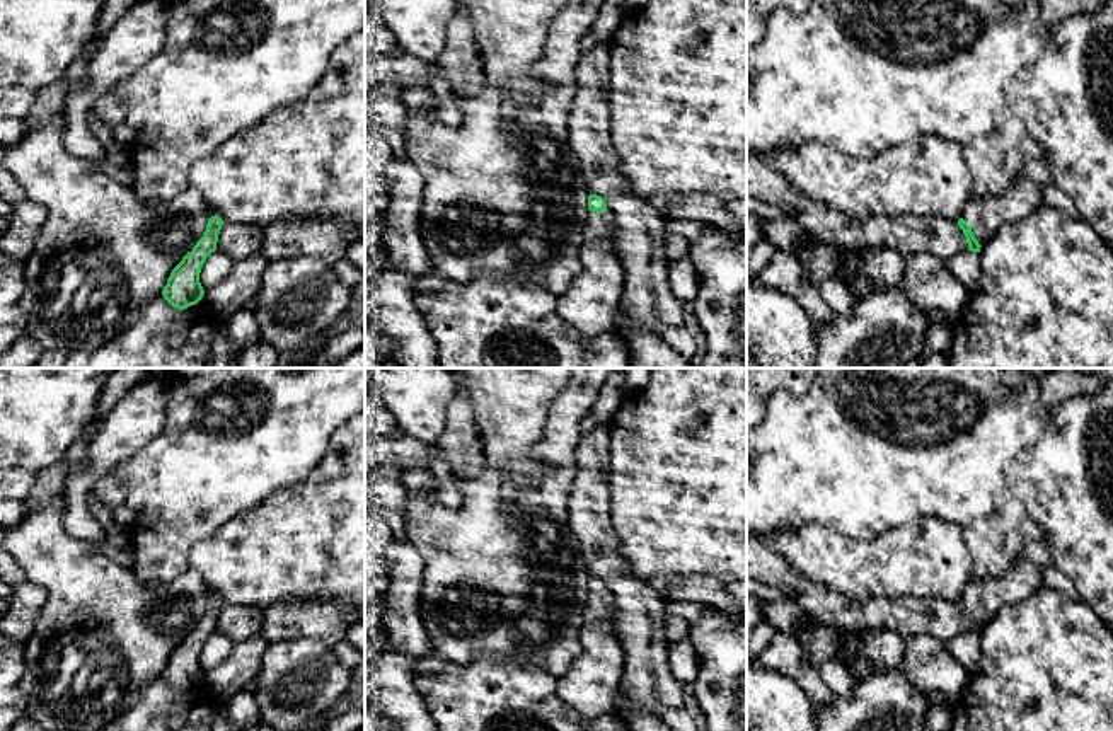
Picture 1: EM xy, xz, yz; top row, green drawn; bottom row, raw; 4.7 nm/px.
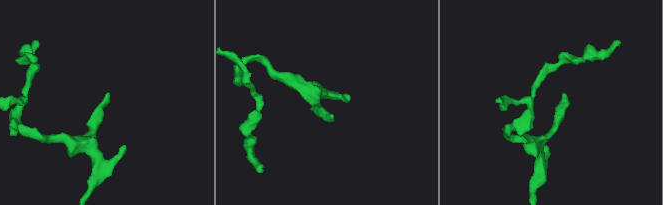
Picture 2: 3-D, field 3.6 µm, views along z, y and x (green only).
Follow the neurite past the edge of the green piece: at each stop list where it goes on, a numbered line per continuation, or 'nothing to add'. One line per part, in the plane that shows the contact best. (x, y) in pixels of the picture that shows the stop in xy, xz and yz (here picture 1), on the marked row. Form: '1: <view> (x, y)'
1: yz (986, 213)

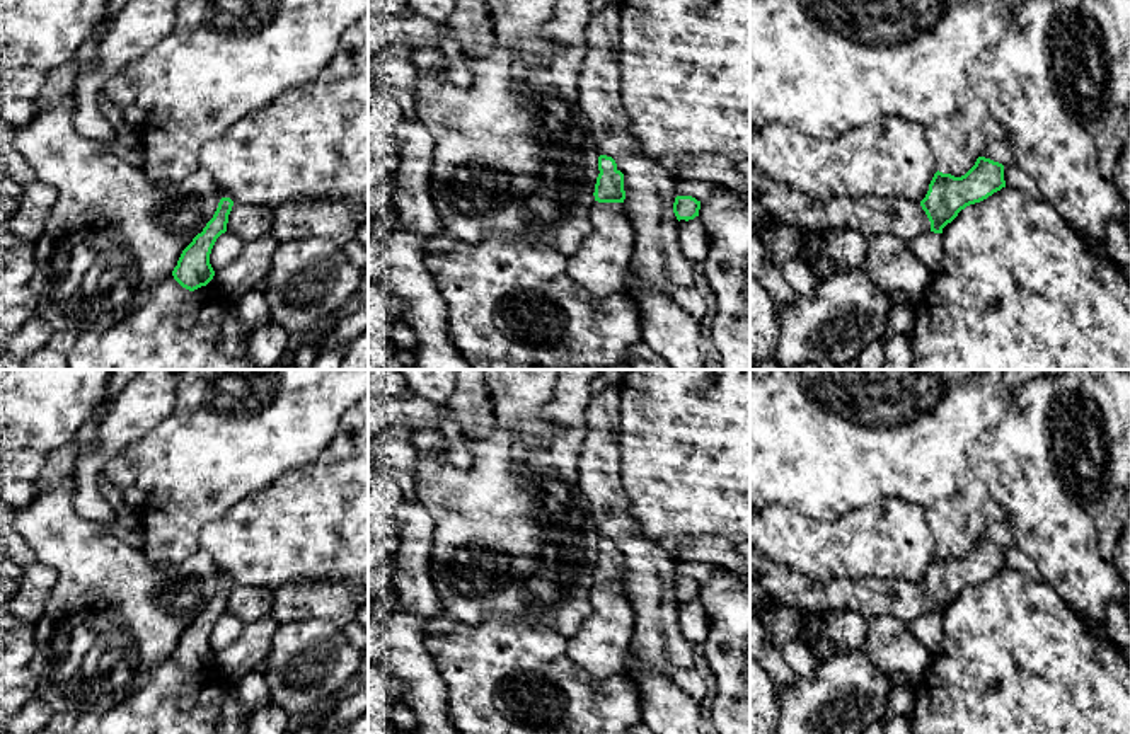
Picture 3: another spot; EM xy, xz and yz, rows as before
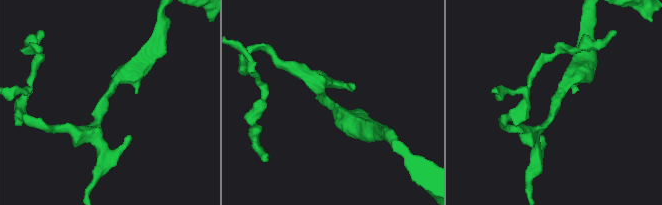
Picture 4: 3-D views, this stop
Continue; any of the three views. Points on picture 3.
nothing to add

